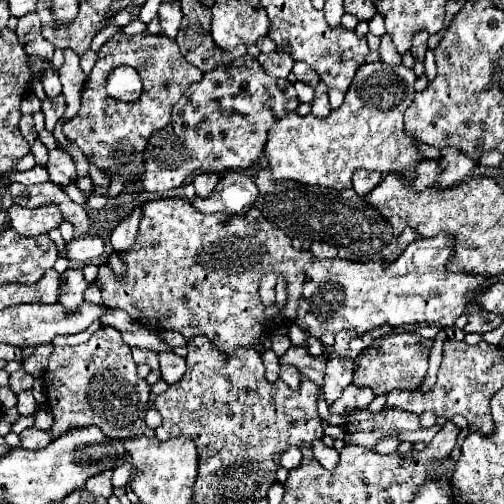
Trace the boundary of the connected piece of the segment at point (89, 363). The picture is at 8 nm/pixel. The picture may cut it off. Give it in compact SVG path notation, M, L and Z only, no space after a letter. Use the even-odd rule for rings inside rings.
M114 327L98 329L86 343L76 347L54 347L48 371L44 373L48 403L54 403L54 439L72 427L96 425L110 439L138 437L146 429L146 409L150 403L150 385L136 373L130 347Z

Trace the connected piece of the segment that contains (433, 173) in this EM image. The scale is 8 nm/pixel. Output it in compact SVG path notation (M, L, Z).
M426 159L420 161L418 167L416 167L416 181L414 181L416 191L432 187L436 179L438 179L438 163L436 161L426 161Z

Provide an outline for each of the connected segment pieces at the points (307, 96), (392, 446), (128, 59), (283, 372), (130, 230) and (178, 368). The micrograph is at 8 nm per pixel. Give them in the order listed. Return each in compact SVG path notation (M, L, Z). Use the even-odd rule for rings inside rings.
M296 81L294 87L296 87L296 93L298 93L298 99L300 99L300 101L310 103L310 101L314 99L314 89L312 89L310 85L306 85L306 83L302 83L302 81Z
M388 437L388 439L382 439L378 445L375 445L373 450L380 454L390 454L396 451L398 445L400 445L398 437Z
M148 31L132 37L116 33L98 51L98 61L82 89L80 111L74 119L66 121L64 135L70 141L74 141L80 147L80 151L88 157L88 161L94 163L108 177L120 175L124 179L124 185L134 183L138 181L144 169L142 153L148 145L148 139L154 131L170 125L170 113L174 103L182 97L184 89L188 89L200 79L202 71L184 61L184 57L178 51L178 45L172 39L164 35L150 35ZM118 65L130 65L138 71L142 79L140 101L130 101L130 105L126 105L126 101L114 101L112 97L104 99L104 81L110 69Z
M280 365L280 379L282 379L284 383L288 383L290 389L298 389L302 375L300 375L300 371L298 371L296 367L292 367L292 365Z
M138 205L126 219L122 219L122 221L114 227L112 237L110 237L110 243L112 243L114 251L126 251L126 249L134 243L140 221L142 221L142 207Z
M160 353L158 355L160 359L160 373L162 373L162 379L172 385L176 381L182 379L184 371L186 371L186 361L174 353Z

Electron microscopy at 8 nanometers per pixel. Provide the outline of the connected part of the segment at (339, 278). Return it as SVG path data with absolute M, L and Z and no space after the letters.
M440 233L432 239L416 239L392 263L354 263L346 259L312 261L306 265L296 325L312 337L322 337L326 331L338 333L342 329L364 335L380 325L400 327L410 323L434 323L450 327L456 317L466 313L478 287L488 281L468 273L448 273L446 263L450 257L452 241L448 235Z

